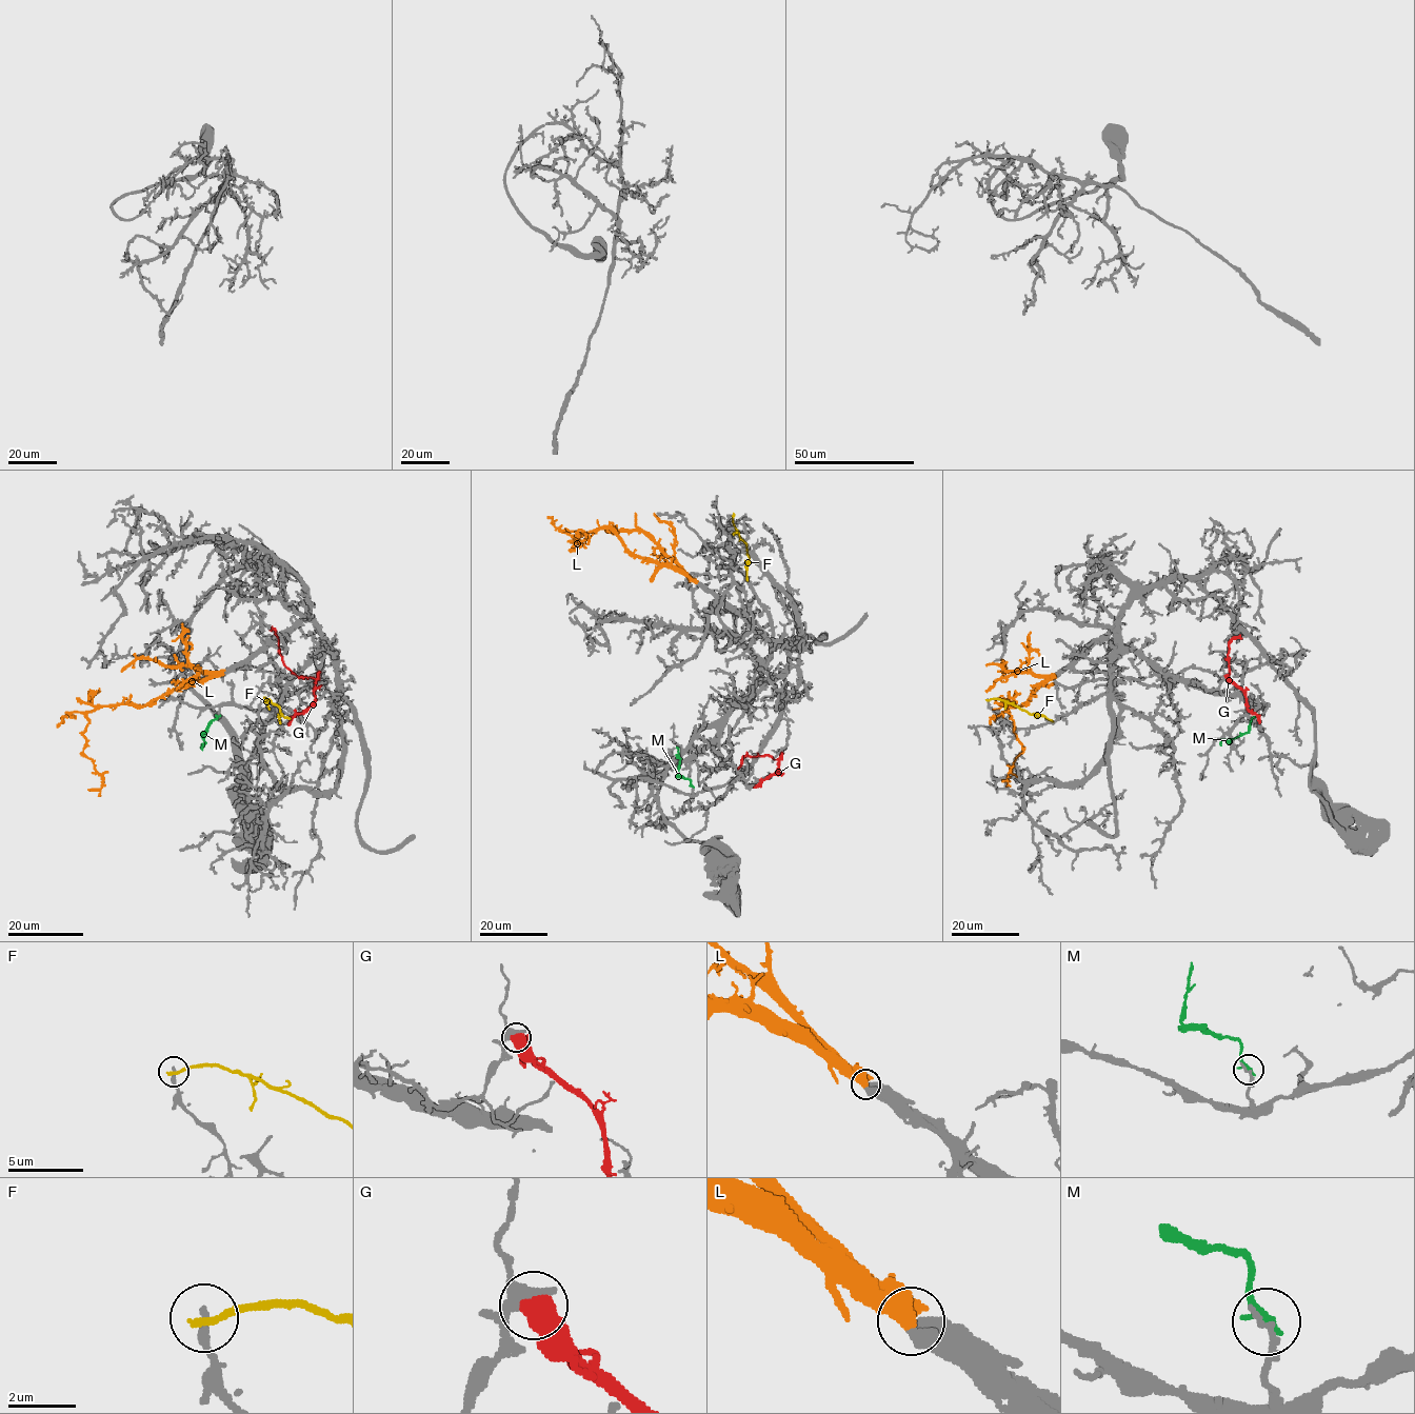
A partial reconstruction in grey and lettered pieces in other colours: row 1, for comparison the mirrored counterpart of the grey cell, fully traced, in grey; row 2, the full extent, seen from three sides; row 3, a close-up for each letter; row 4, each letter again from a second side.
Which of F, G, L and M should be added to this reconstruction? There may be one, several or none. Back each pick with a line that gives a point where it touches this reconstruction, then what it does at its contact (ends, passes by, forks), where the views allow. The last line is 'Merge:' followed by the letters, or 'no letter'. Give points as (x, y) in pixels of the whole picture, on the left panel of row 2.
L: (223, 673) | it ends
Merge: L

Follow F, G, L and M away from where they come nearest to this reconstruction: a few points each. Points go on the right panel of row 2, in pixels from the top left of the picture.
F: (988, 699), (1002, 699), (1053, 721)
G: (1227, 675), (1232, 681), (1228, 677), (1229, 643), (1234, 638), (1241, 638)
L: (1055, 676), (1020, 705), (1001, 703), (1010, 713), (1022, 749), (1010, 769), (1008, 778), (1002, 780), (1010, 781)
M: (1258, 716), (1252, 718), (1248, 732), (1227, 741), (1222, 739), (1221, 745)

